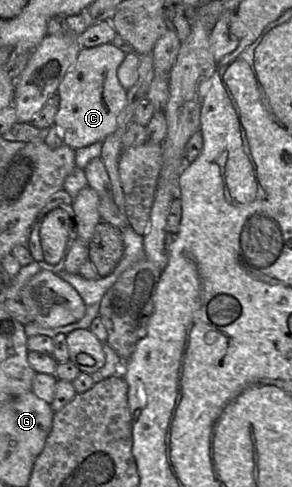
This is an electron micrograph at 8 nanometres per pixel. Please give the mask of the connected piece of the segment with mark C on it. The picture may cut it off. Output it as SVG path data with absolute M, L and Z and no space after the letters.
M108 43L83 48L58 86L60 104L55 125L62 134L64 144L75 149L83 148L105 138L117 129L118 117L127 103L127 91L121 85L117 72L126 53Z

